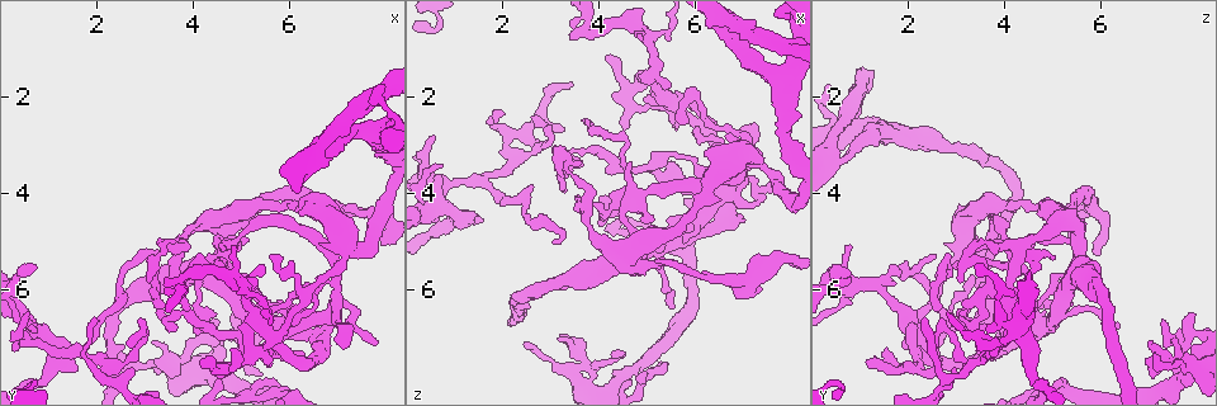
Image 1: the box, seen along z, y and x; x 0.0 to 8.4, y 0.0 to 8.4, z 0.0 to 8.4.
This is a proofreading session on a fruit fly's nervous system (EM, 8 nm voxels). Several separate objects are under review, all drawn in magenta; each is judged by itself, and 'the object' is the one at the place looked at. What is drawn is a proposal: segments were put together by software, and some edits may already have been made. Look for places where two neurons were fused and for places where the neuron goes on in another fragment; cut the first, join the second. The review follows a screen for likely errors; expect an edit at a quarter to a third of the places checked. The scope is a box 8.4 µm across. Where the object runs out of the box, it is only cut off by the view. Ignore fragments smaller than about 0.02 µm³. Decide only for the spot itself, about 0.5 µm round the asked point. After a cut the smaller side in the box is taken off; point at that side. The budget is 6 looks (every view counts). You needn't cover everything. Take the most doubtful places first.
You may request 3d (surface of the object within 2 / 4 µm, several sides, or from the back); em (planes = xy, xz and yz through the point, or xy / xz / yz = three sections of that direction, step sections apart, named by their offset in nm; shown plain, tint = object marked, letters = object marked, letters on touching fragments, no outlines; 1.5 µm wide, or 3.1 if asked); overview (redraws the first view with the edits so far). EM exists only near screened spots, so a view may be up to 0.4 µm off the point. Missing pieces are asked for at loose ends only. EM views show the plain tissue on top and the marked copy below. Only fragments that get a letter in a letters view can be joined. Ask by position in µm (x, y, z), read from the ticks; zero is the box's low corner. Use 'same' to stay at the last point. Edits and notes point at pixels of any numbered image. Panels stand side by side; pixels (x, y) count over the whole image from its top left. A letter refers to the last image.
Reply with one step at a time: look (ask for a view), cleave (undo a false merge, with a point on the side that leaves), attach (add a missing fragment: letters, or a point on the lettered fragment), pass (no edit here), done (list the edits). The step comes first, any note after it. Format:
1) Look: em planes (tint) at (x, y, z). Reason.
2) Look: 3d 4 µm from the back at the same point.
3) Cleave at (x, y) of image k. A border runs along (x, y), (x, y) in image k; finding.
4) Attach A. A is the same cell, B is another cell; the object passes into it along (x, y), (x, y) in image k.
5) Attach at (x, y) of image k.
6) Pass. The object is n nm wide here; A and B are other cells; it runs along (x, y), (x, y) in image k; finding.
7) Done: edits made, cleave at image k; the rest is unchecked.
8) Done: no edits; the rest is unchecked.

Look: 3d 4 µm at (0.75, 6.85, 4.20). Abrupt turn.

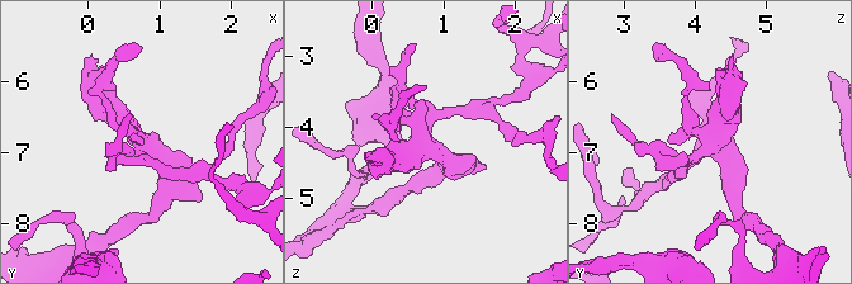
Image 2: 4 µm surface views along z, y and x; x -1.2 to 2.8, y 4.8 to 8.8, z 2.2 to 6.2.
Look: em planes (tint) at (0.75, 6.80, 4.25). Now the EM.

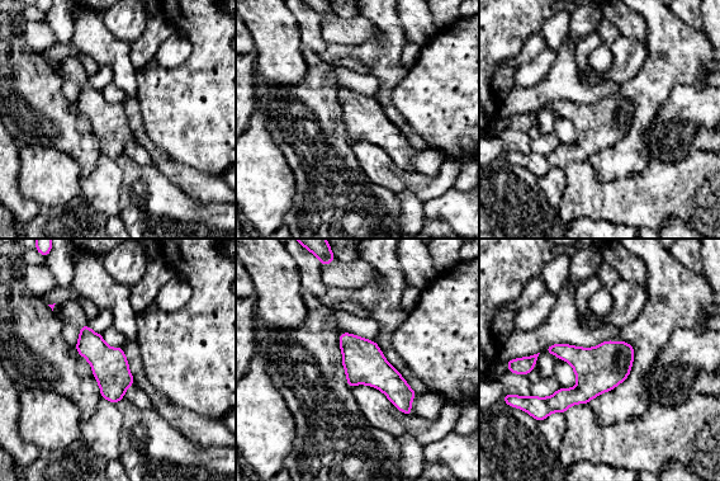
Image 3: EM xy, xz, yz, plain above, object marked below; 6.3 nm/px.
Look: em planes (letters) at the same point. What lies round it.

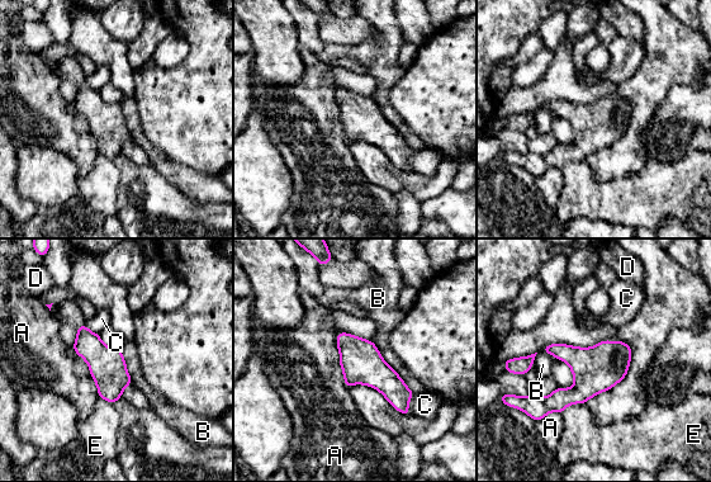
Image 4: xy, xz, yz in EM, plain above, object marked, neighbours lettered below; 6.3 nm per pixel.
Pass. The object is 220 nm wide here; the longest contact is with B, 420 nm; A, B, C, D and E are other cells; continuous, no second neuron.

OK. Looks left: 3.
Look: em xy step 8 (tint) at (3.35, 5.00, 3.50). Narrows sharply.

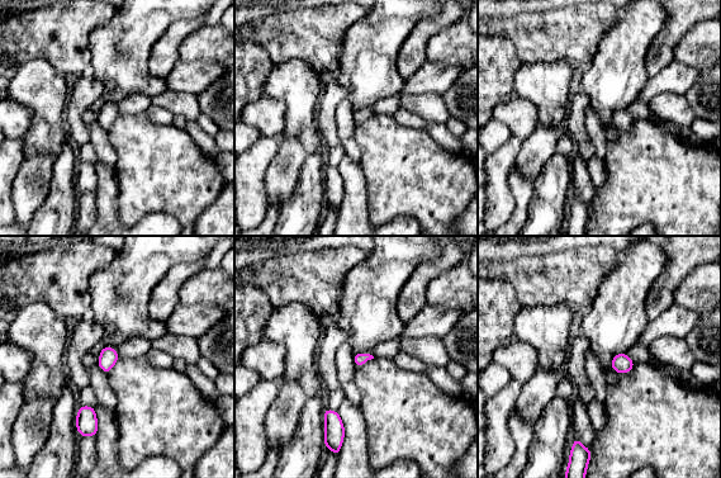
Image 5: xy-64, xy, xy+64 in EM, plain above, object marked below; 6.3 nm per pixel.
Look: em planes (letters) at the same point.

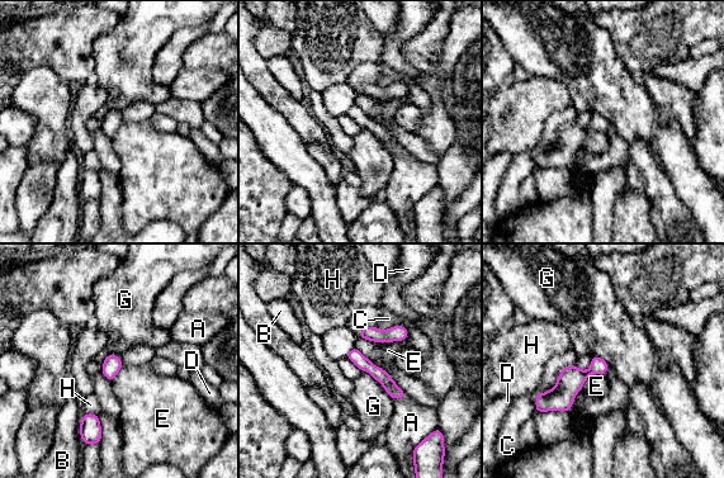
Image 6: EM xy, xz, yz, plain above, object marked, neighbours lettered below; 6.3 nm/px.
Pass. A, B, C, D, E, G and H are other cells; it runs along (604, 365), (578, 377), (539, 408) in image 6; continuous, no second neuron.

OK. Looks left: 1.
Look: em planes (letters) at (4.05, 6.80, 4.00). Free end.

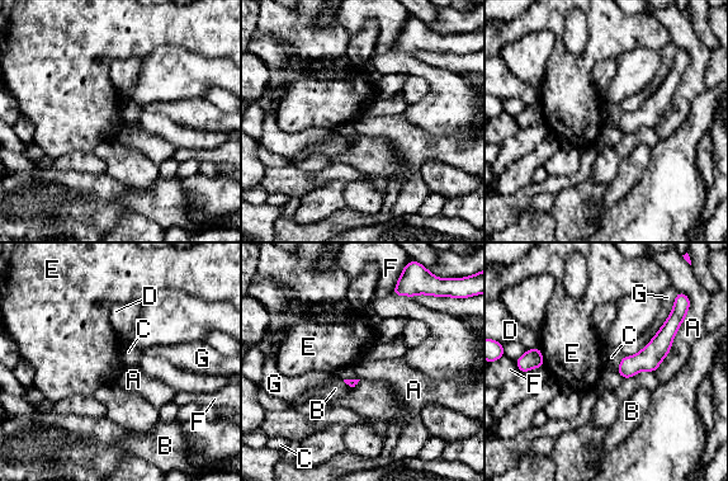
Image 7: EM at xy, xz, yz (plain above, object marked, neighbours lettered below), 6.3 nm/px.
Pass. A, B, C, D, E, F and G are other cells; none of them fits.

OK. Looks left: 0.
Done: no edits; the rest is unchecked.

